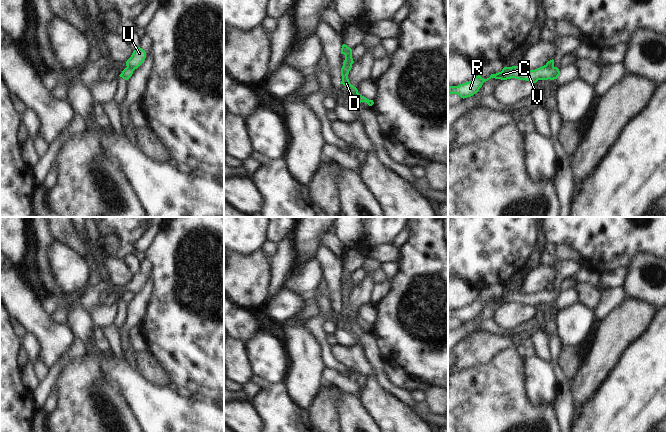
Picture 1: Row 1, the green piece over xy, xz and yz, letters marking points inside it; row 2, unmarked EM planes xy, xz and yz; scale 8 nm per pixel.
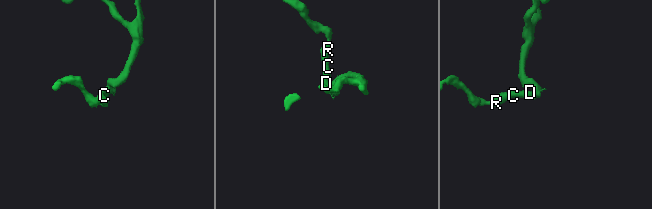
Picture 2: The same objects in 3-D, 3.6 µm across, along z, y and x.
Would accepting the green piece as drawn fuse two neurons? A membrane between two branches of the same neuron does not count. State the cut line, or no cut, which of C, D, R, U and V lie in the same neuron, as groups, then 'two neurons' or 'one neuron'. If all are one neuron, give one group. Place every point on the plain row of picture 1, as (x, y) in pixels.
xz (357, 315), (352, 320), (359, 326) | C D R V / U | two neurons

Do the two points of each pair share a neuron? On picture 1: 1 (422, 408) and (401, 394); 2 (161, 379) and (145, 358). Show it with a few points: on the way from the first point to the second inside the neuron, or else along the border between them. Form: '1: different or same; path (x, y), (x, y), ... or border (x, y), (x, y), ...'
1: different; border (415, 401), (411, 408)
2: same; path (156, 374), (145, 363)

